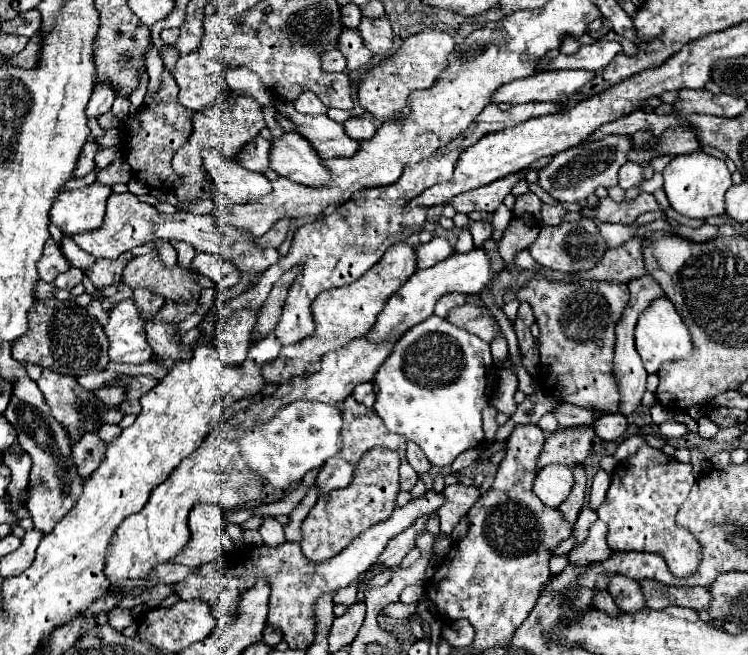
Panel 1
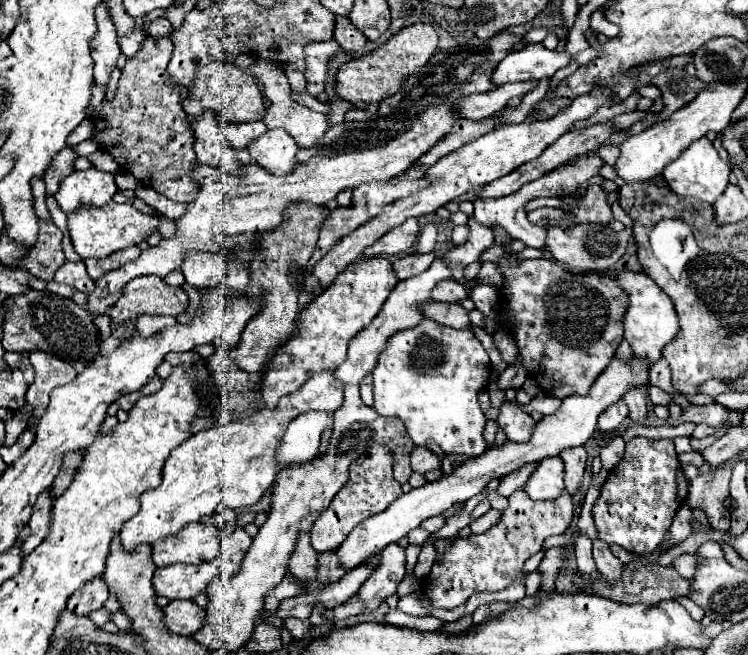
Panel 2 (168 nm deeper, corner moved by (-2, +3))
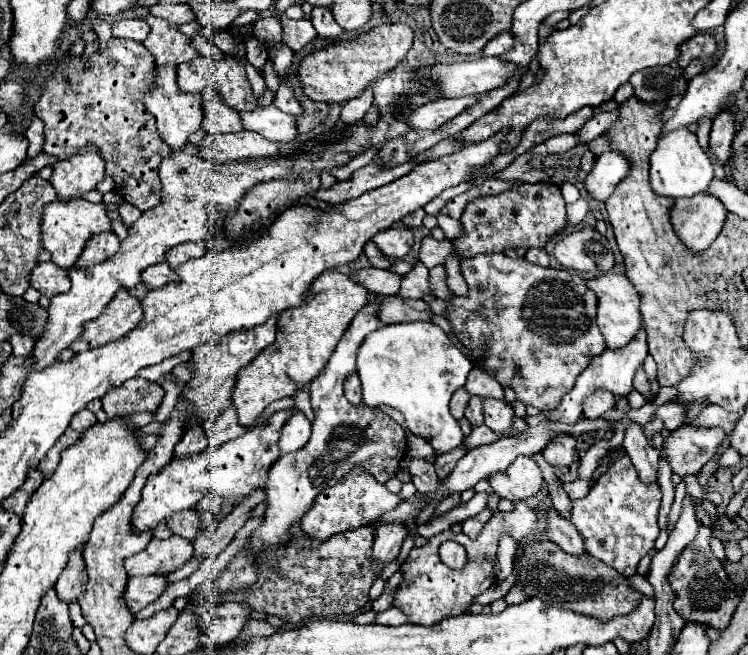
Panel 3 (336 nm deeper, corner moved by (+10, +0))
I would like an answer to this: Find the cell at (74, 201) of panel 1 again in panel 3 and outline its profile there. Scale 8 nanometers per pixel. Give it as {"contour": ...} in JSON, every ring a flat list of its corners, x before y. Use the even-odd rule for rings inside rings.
{"contour":[[86,145,76,155,56,161,52,165,50,183,56,189,60,199,78,199,82,193,96,189,96,183,102,179,104,179,104,159,100,157,100,151,94,145]]}

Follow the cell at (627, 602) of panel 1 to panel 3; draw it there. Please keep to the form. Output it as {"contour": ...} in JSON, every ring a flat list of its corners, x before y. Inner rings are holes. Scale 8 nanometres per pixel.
{"contour":[[548,509,546,513,548,523,546,523,546,537,554,541,560,549,564,549,570,555,582,555,584,553,584,543,580,533,576,533,576,527,566,521,562,515,558,515,556,509]]}

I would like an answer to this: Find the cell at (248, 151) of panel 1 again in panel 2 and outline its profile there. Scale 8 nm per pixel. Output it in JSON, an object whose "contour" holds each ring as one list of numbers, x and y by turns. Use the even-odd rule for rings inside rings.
{"contour":[[248,122,248,124,232,124,222,126,226,142,236,150,246,150,254,140,258,140,268,128,264,122]]}

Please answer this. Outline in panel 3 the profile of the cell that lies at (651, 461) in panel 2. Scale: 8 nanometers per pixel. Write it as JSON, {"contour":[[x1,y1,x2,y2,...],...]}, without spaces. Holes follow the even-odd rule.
{"contour":[[622,451,620,457,614,459,614,465,608,469,606,475,602,475,590,489,590,493,582,499,574,499,572,501,572,523,576,525,578,533,584,539,584,547,586,551,604,561,608,567,616,569,620,575,624,577,632,577,636,573,638,561,654,547,654,541,658,539,658,509,660,509,660,499,662,499,662,491,658,485,644,485,636,471,632,469,632,461,630,457]]}

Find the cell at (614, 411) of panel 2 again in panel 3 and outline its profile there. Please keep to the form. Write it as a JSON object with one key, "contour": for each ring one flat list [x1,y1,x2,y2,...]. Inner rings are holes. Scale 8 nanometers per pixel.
{"contour":[[598,389,596,393,588,395,584,399,584,417,586,419,598,419,602,413,614,409,614,395,612,393,604,393,602,389]]}

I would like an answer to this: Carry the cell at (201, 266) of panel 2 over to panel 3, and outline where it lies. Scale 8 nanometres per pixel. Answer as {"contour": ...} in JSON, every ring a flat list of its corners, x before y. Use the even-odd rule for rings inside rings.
{"contour":[[156,263,156,265,148,267,148,269,144,269,144,273,140,277,142,277,142,283,148,289,160,289,160,287,164,287,170,281,178,281,176,273,164,263]]}

